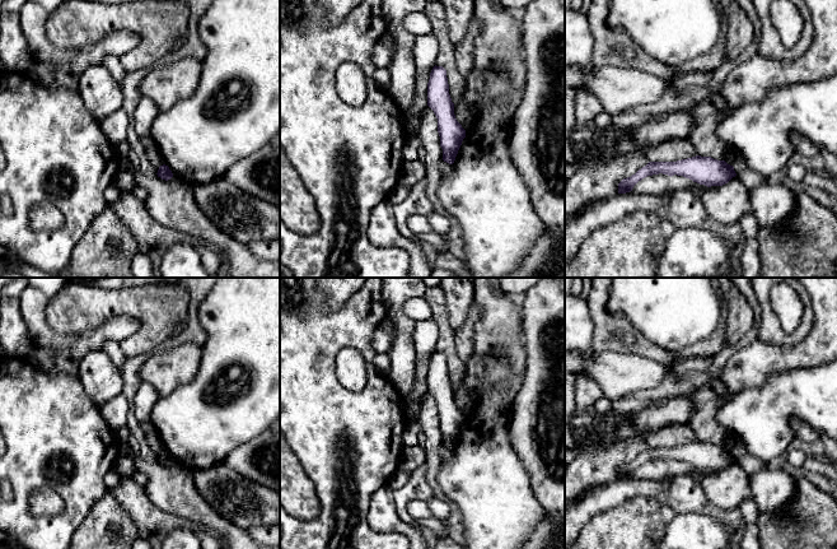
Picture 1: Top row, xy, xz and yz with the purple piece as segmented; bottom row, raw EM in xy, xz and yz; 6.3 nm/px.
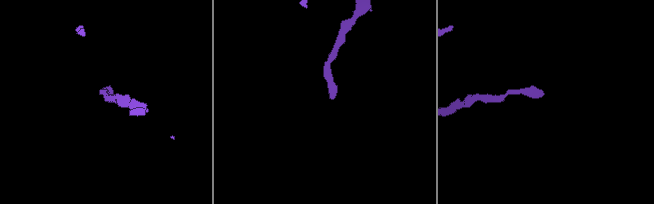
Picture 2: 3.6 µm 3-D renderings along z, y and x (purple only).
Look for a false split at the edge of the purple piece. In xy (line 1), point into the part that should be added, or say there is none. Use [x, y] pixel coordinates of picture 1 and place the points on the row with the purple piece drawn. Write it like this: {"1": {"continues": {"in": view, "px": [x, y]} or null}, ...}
{"1": {"continues": null}}

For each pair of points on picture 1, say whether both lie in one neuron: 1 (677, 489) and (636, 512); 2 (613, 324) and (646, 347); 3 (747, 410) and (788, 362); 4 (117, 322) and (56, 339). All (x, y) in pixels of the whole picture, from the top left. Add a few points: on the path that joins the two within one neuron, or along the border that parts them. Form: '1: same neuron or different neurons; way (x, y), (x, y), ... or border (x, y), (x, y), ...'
1: different neurons; border (626, 501), (634, 497), (654, 497), (676, 513)
2: same neuron; way (621, 331), (639, 345)
3: different neurons; border (808, 367), (774, 373), (761, 385), (752, 387)
4: same neuron; way (102, 334), (93, 340), (71, 342)

